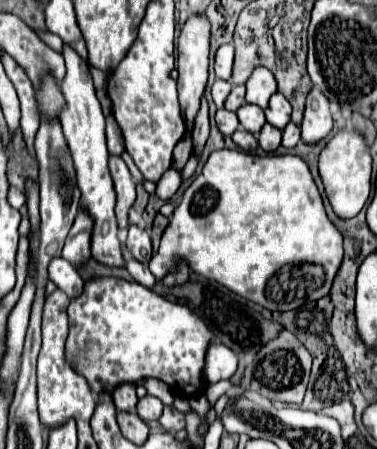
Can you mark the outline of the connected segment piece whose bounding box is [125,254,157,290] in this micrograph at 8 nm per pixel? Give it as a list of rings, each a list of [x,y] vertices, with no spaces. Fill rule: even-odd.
[[[129,254],[129,256],[125,256],[125,268],[127,268],[127,272],[133,276],[133,280],[135,280],[135,282],[139,282],[141,286],[145,286],[145,288],[149,288],[149,290],[153,290],[153,288],[155,288],[157,278],[149,272],[149,268],[147,268],[145,264],[141,264],[141,262],[133,260],[133,256],[131,256],[131,254]]]

